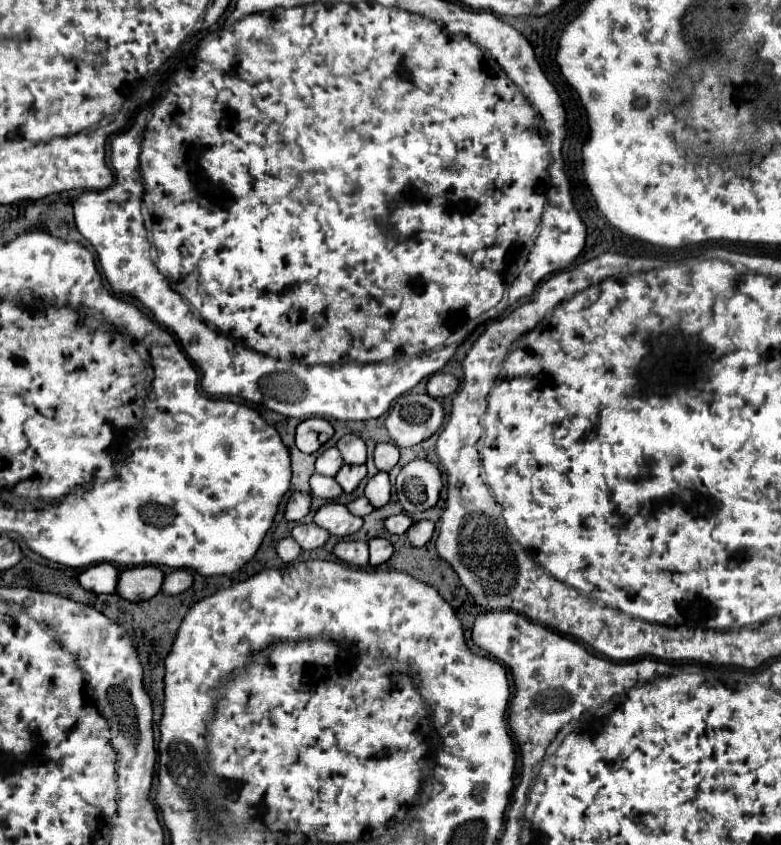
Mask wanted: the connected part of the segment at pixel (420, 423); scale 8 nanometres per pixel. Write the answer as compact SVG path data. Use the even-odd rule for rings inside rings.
M405 394L395 400L385 426L397 448L411 448L439 432L443 416L443 406L429 394Z

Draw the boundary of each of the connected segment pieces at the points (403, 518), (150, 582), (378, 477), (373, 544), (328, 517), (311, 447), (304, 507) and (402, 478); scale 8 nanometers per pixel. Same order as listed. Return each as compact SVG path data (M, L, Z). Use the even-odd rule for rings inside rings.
M397 514L397 516L391 516L391 518L385 520L385 528L387 528L391 534L397 534L397 536L405 534L411 524L413 524L413 522L411 522L411 518L409 518L407 514Z
M135 566L119 572L117 594L131 602L141 602L153 598L163 584L165 574L157 566Z
M377 472L373 478L369 478L365 486L365 498L371 502L373 508L381 508L389 502L391 498L391 484L389 484L389 474Z
M373 538L369 542L369 554L371 554L371 566L379 566L379 564L385 564L391 558L393 546L385 538Z
M329 502L329 504L323 504L317 510L315 524L321 526L321 528L325 528L333 536L349 538L349 536L353 536L363 526L363 520L357 518L357 516L353 516L347 510L347 506L337 504L337 502Z
M309 418L297 426L297 448L305 454L317 452L329 438L329 422L323 418Z
M293 494L285 506L285 520L289 522L301 522L307 514L309 514L309 508L311 508L311 498L307 494Z
M413 460L405 464L397 476L397 496L407 514L423 512L437 504L443 488L441 472L429 460Z

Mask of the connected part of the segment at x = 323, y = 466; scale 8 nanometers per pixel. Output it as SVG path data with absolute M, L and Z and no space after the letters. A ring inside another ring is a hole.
M329 448L317 458L315 472L323 474L323 476L335 476L341 466L343 466L343 458L341 458L339 450L337 448Z

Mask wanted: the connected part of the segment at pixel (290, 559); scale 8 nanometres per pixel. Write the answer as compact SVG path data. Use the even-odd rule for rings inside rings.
M289 536L289 538L283 538L283 540L277 544L277 554L279 554L279 558L281 558L285 564L293 564L293 562L299 558L301 548L299 548L299 544Z

